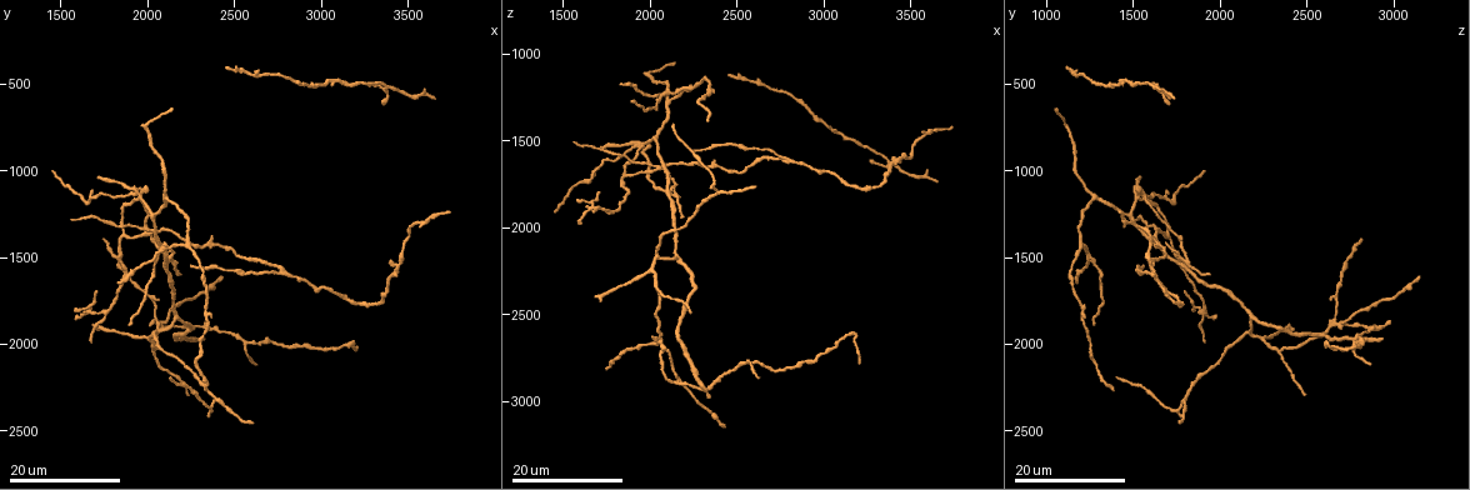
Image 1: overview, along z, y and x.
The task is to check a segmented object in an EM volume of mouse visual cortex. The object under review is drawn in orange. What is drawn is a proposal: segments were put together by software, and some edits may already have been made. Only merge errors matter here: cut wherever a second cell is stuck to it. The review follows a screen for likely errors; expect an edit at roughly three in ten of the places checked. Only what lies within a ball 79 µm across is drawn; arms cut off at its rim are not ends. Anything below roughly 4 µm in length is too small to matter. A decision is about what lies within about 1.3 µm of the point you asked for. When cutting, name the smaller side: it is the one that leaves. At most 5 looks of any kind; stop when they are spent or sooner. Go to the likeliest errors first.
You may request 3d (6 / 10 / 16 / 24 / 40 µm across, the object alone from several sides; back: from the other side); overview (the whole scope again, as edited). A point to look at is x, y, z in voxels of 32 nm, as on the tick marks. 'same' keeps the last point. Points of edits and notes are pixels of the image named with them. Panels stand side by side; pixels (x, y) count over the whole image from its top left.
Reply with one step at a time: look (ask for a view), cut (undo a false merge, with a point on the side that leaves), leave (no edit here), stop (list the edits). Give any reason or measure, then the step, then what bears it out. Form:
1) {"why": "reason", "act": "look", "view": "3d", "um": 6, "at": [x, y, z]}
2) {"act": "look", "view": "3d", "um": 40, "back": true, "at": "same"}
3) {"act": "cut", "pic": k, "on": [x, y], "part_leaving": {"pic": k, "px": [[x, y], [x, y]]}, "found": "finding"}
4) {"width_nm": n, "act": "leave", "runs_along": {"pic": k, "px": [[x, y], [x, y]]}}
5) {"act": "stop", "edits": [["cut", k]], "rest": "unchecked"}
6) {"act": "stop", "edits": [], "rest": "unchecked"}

{"why": "arms part here", "act": "look", "view": "3d", "um": 16, "at": [1760, 1820, 1900]}

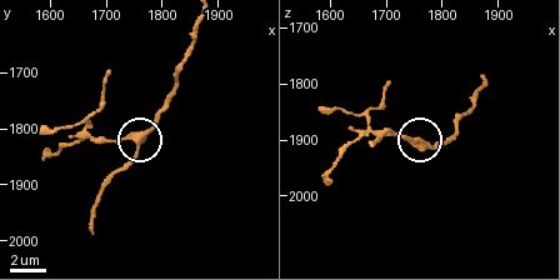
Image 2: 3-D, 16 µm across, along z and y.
{"why": "zoom in", "act": "look", "view": "3d", "um": 10, "at": "same"}

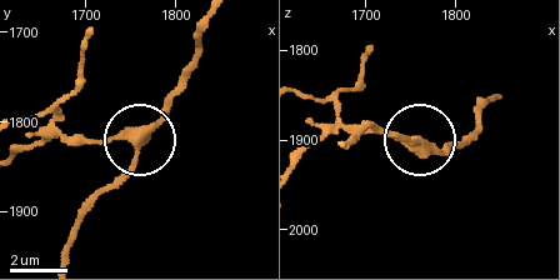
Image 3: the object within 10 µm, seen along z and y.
{"act": "leave", "runs_along": {"pic": 3, "px": [[206, 25], [174, 104], [83, 209]]}, "found": "continuous, no second cell"}

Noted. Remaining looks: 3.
{"why": "four arms meet", "act": "look", "view": "3d", "um": 16, "at": [3380, 520, 1640]}

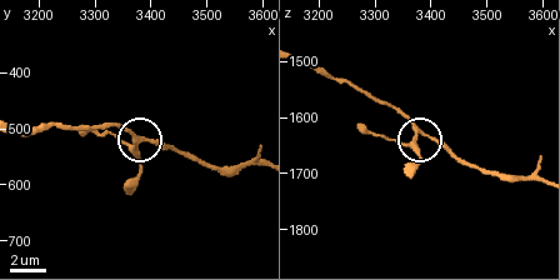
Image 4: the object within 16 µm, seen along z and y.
{"act": "look", "view": "3d", "um": 10, "at": [3375, 520, 1625]}

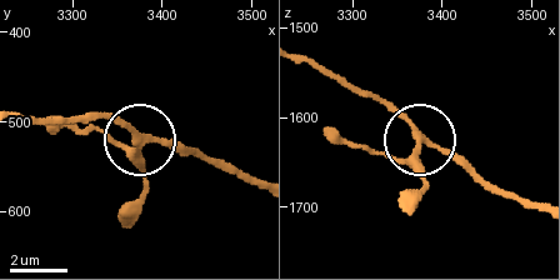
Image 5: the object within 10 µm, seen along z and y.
{"width_nm": 230, "act": "leave", "runs_along": {"pic": 5, "px": [[304, 58], [383, 101], [416, 136], [398, 159], [364, 151]]}, "found": "all the same cell"}

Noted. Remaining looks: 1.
{"act": "stop", "edits": [], "rest": "unchecked"}

